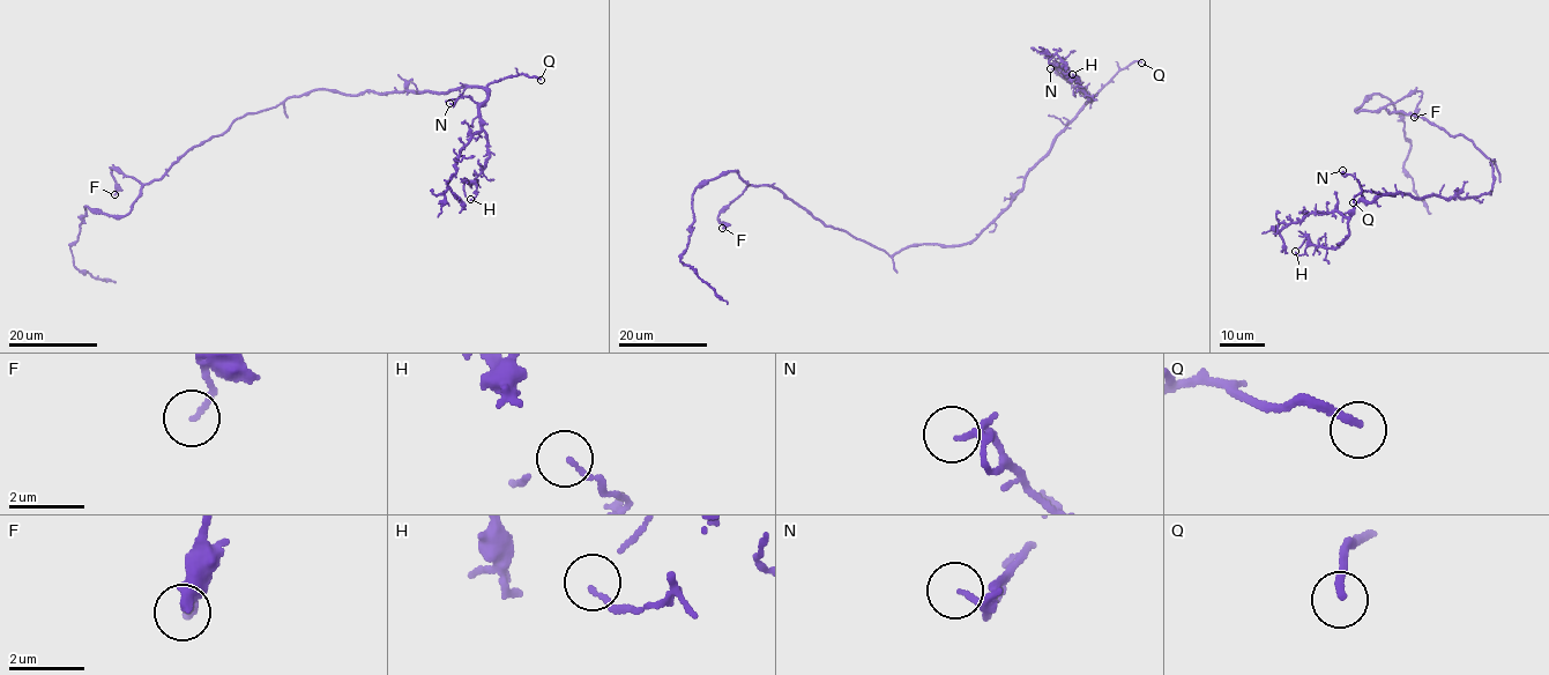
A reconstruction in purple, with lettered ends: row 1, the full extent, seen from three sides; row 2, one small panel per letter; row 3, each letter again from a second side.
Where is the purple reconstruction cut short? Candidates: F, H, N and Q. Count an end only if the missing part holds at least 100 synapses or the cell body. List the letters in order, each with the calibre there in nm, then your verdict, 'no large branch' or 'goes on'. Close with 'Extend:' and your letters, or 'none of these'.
F: 110 nm thick; no large branch
H: 100 nm thick; no large branch
N: 110 nm thick; no large branch
Q: 190 nm thick; goes on
Extend: Q

